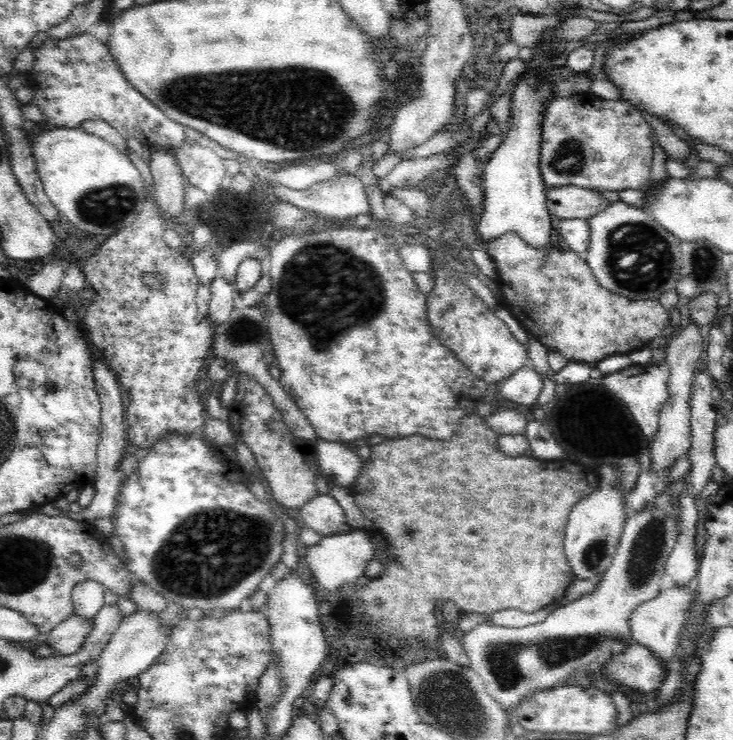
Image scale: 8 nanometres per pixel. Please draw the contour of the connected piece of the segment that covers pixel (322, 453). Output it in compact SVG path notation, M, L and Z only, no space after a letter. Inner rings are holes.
M318 439L313 445L315 454L317 455L320 474L330 478L340 487L345 486L350 488L354 484L356 478L360 476L360 472L362 471L362 468L364 468L364 462L366 460L358 457L356 452L348 449L342 443Z

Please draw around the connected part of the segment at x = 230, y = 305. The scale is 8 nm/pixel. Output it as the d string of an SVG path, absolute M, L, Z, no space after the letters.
M218 276L210 284L211 299L209 303L209 313L207 321L212 326L224 324L234 310L237 302L236 288L233 284L226 282L225 278Z

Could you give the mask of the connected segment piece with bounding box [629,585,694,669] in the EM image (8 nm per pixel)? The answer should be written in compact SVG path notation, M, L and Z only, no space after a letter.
M678 585L669 589L662 588L655 599L649 600L640 605L634 613L631 614L629 625L633 640L648 647L654 655L662 659L662 663L669 668L673 656L676 655L676 647L679 644L680 632L684 630L684 622L690 616L690 608L694 602L694 589L690 585L678 587Z

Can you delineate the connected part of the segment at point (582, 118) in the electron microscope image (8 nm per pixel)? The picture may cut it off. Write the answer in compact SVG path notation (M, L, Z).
M570 95L560 98L554 96L552 100L548 100L548 104L544 106L544 122L542 122L542 146L540 146L540 172L544 179L546 188L560 188L560 186L578 186L587 189L594 189L595 191L604 190L624 190L624 189L640 189L644 188L649 182L649 178L652 172L654 150L654 138L652 138L652 128L648 124L648 121L642 117L642 114L638 109L634 108L634 105L624 99L620 100L604 100L596 95L590 98L580 98L579 95Z

